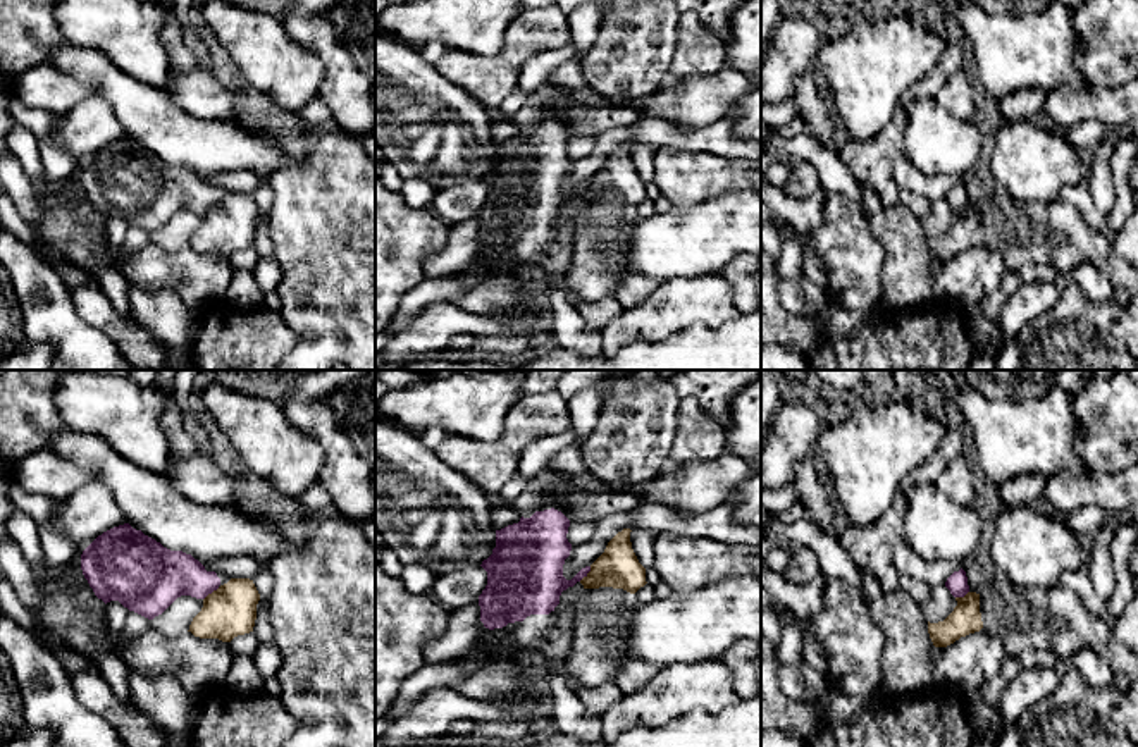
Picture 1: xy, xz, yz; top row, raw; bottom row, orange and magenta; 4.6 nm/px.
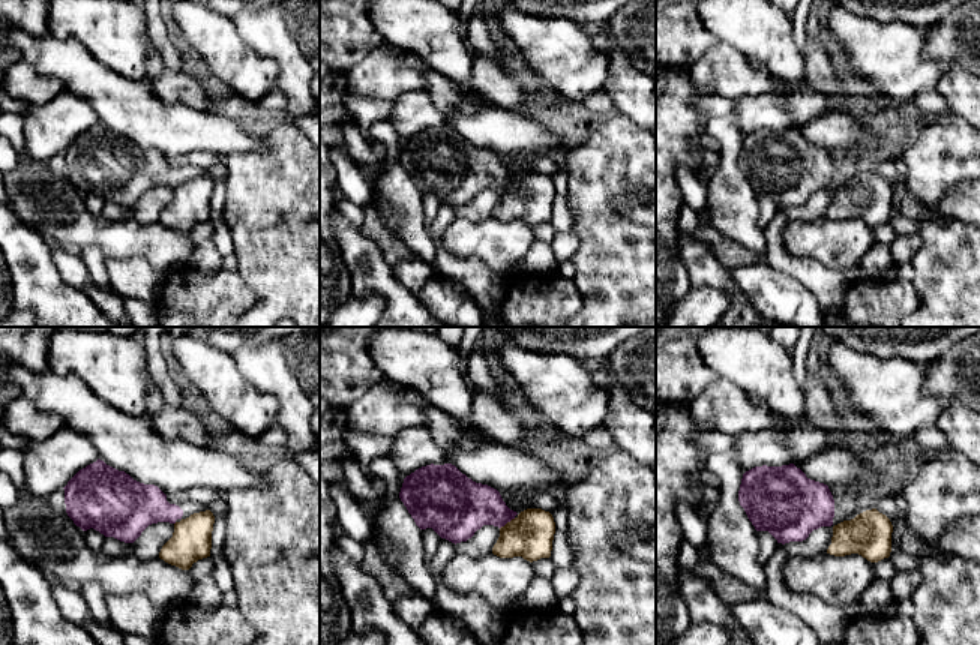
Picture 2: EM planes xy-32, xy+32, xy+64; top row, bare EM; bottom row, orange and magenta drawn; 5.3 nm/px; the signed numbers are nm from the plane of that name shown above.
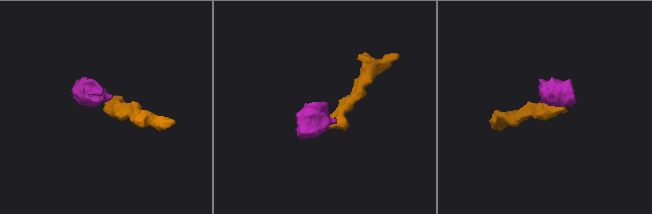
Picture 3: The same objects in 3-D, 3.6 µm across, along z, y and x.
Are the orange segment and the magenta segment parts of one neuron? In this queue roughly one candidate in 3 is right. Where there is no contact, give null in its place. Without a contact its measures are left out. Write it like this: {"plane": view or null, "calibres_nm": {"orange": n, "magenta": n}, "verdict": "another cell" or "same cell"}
{"plane": "xz", "calibres_nm": {"orange": 190, "magenta": 280}, "verdict": "another cell"}

